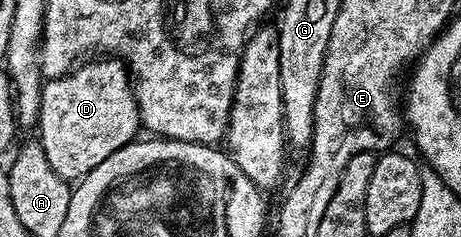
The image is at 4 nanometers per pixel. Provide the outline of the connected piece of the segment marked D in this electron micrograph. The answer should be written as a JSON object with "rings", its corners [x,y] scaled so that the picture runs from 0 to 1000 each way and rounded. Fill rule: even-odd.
{"rings":[[[182,257],[132,325],[100,333],[93,350],[80,591],[93,612],[98,675],[106,675],[106,709],[115,709],[124,743],[143,759],[169,759],[202,726],[210,692],[219,692],[219,675],[245,658],[245,641],[295,595],[299,565],[293,561],[304,561],[306,549],[302,443],[293,418],[286,316],[265,257],[223,257],[232,262]]]}

